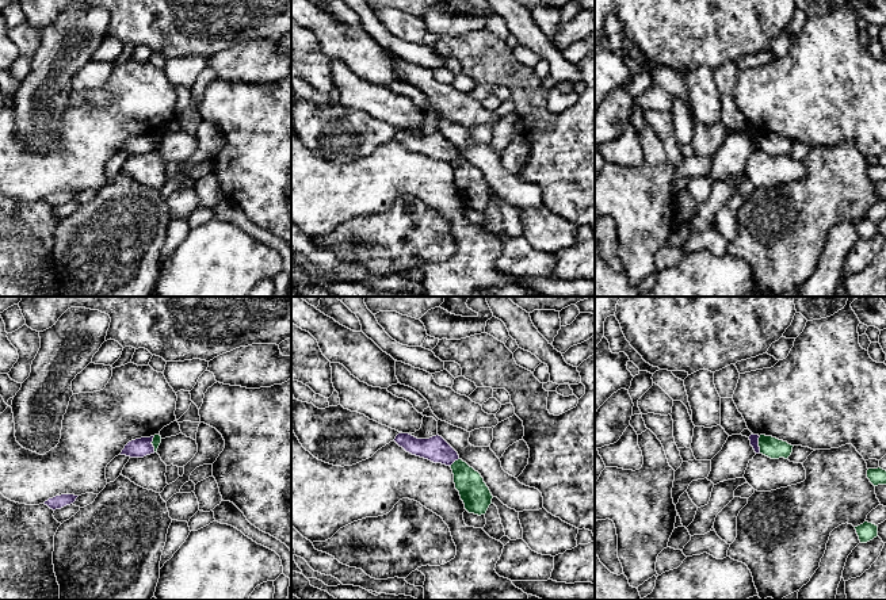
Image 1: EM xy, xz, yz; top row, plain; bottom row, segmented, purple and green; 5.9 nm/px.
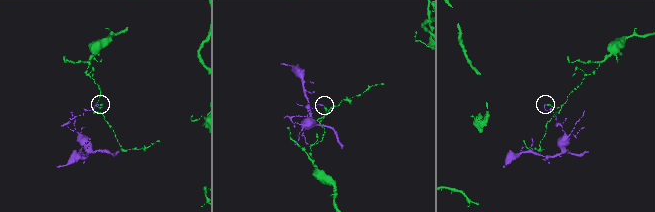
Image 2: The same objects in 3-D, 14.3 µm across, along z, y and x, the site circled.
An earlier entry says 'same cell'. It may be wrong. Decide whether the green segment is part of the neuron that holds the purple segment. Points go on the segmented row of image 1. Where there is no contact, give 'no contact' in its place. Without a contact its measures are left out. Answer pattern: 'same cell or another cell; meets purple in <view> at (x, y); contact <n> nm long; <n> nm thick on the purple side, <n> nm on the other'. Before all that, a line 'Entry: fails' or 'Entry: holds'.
Entry: fails
another cell; meets purple in yz at (757, 444); contact 100 nm long; 50 nm thick on the purple side, 120 nm on the other

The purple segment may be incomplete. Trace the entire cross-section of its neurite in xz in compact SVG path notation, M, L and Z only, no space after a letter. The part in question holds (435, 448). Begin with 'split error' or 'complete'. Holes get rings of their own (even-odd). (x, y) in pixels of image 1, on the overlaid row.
complete | M398 433L394 442L406 452L428 459L434 463L451 466L459 459L458 452L439 435L429 439L417 439L409 433Z

